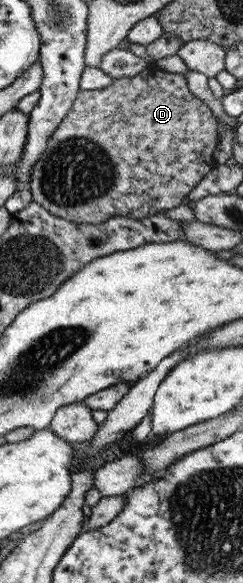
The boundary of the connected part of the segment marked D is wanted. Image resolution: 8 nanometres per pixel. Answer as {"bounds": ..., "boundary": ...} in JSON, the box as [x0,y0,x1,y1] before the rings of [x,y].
{"bounds":[28,65,219,224],"boundary":[[[154,65],[146,66],[139,74],[132,77],[119,77],[113,79],[106,87],[95,90],[77,91],[73,99],[71,108],[67,114],[59,121],[56,129],[47,139],[43,152],[33,163],[31,174],[29,174],[28,190],[32,195],[32,202],[43,206],[49,214],[58,218],[63,218],[73,224],[93,224],[106,222],[112,217],[125,217],[133,220],[142,220],[152,215],[157,215],[161,211],[166,211],[177,207],[182,203],[187,194],[191,191],[214,167],[217,166],[213,159],[213,150],[218,143],[219,134],[217,132],[216,118],[213,117],[207,104],[195,97],[187,89],[184,74],[168,73]]]}

